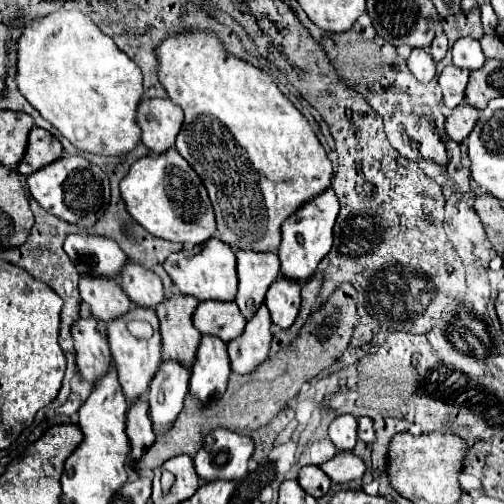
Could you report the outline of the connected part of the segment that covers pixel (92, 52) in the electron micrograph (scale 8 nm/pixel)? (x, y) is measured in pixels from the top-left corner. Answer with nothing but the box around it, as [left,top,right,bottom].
[17,11,143,155]

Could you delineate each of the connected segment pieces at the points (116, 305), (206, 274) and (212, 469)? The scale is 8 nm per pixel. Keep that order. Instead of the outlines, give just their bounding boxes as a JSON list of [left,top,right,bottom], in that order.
[[79,277,131,321],[165,239,237,301],[195,429,253,481]]

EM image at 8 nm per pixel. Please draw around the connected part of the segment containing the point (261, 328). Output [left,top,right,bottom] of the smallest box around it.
[227,305,271,373]

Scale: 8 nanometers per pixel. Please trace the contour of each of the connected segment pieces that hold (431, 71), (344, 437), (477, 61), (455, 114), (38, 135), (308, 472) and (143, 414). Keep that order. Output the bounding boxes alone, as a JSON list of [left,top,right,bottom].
[[407,49,435,83],[329,415,357,451],[451,37,485,71],[445,103,479,143],[17,127,63,175],[299,465,329,497],[127,397,155,461]]

